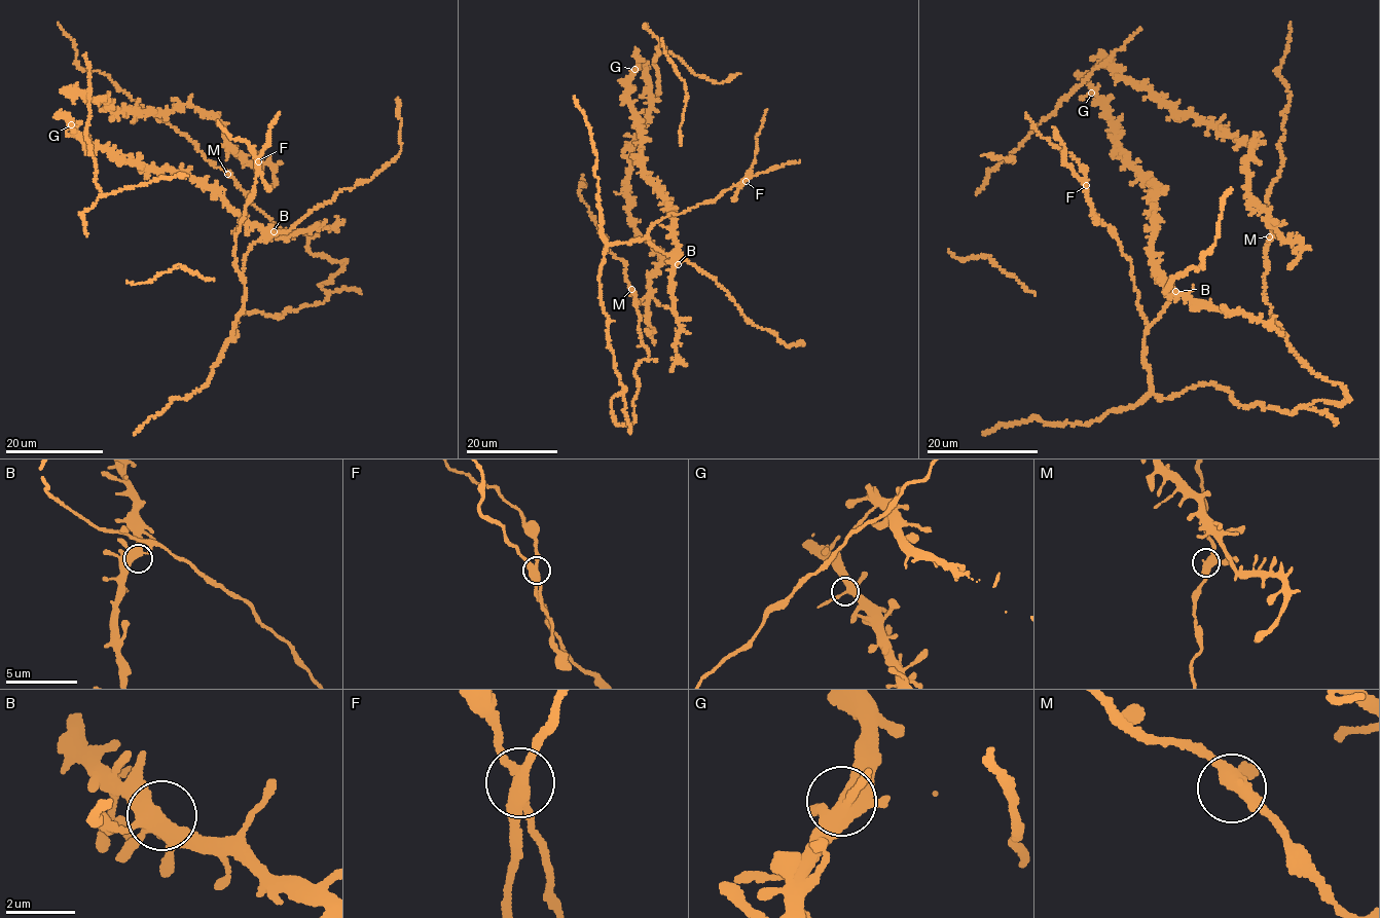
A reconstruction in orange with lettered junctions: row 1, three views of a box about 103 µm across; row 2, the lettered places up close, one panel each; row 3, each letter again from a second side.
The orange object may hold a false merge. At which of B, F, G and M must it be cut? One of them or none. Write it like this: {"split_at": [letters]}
{"split_at": ["F"]}

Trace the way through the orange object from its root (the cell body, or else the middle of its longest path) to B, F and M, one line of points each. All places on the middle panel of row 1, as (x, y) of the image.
B: (601, 270), (604, 249), (609, 245), (648, 236), (650, 244), (674, 256), (678, 264)
F: (601, 270), (604, 249), (609, 245), (648, 236), (656, 221), (709, 203), (746, 180)
M: (601, 270), (608, 345), (624, 390), (611, 400), (619, 425), (633, 420), (634, 370), (648, 354), (631, 289)

